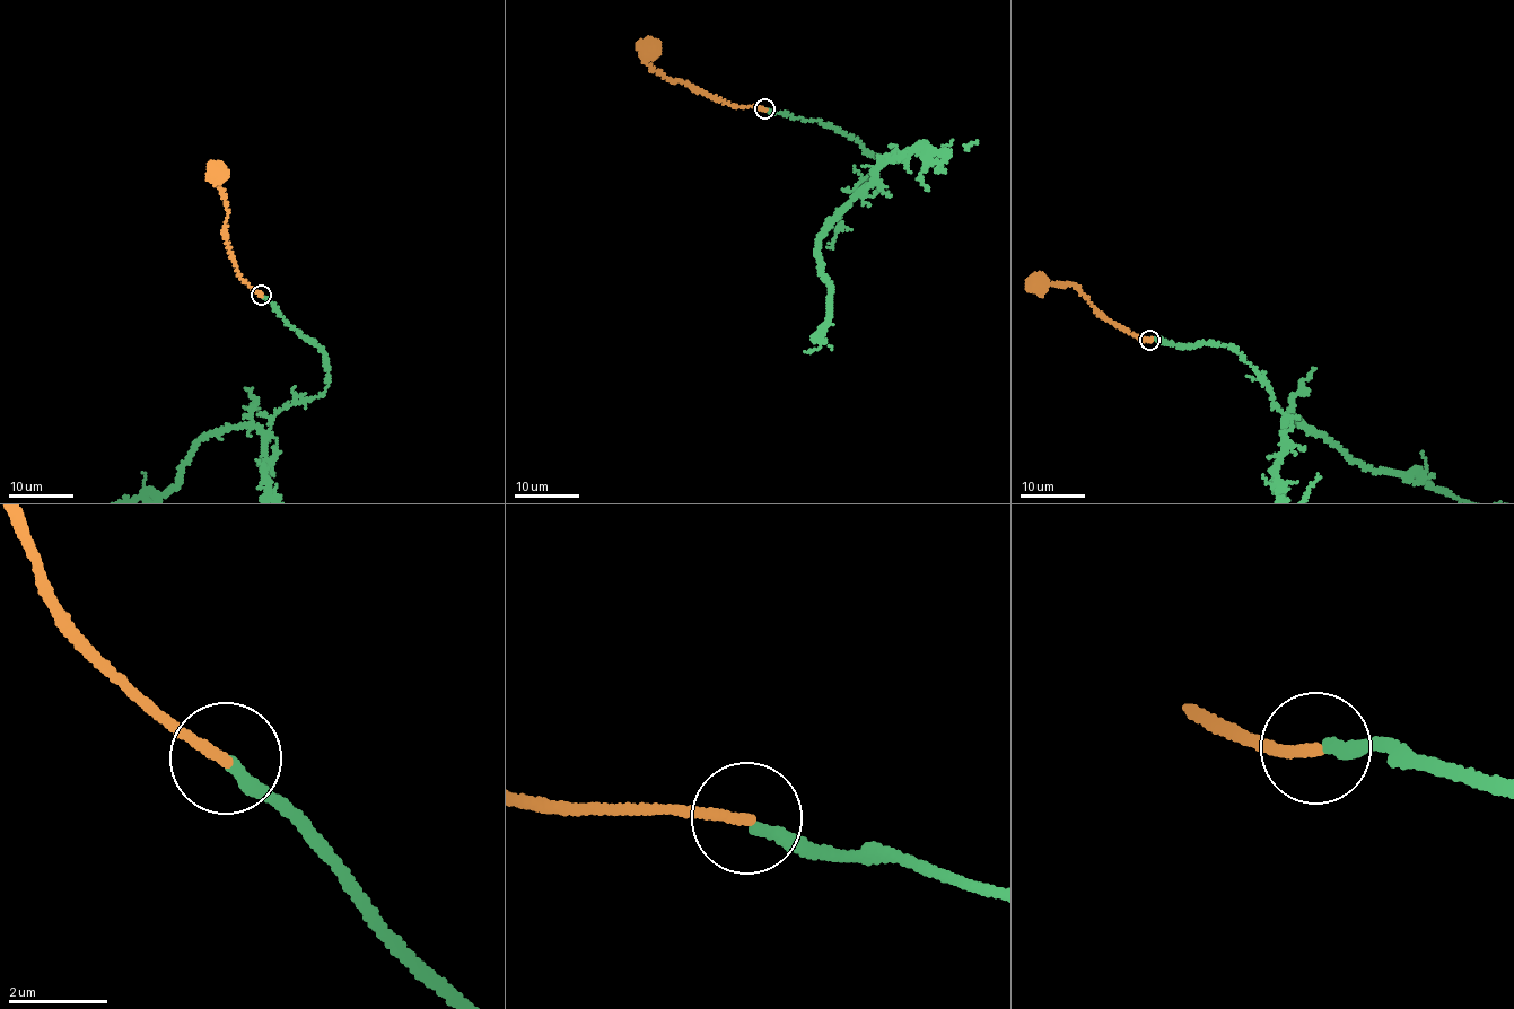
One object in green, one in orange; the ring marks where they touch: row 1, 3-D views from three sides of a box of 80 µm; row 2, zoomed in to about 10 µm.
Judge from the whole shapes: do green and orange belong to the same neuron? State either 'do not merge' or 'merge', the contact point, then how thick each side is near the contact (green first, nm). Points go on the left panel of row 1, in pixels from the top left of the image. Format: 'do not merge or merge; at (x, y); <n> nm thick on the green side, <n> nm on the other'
do not merge; at (261, 295); 280 nm thick on the green side, 220 nm on the other

